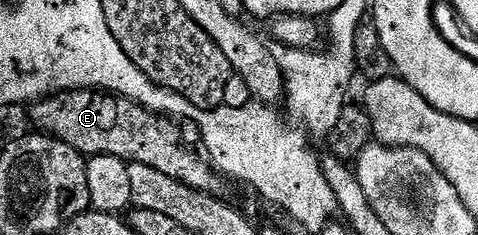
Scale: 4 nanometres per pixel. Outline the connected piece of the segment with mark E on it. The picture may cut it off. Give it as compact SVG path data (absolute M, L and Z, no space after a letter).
M61 90L31 103L32 122L37 131L65 142L88 158L118 156L126 163L146 164L170 180L178 180L190 188L211 194L213 198L227 199L229 183L214 169L207 157L195 154L180 139L175 121L153 114L137 102L119 94L102 90Z

